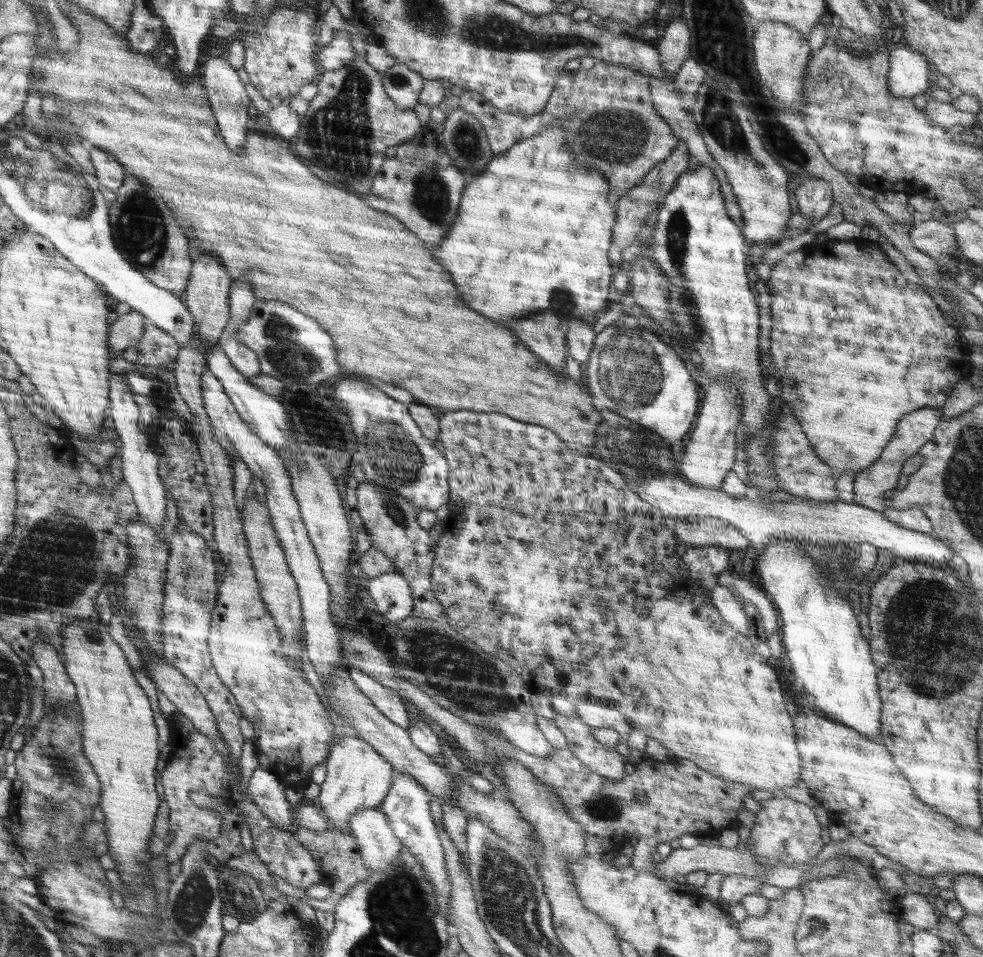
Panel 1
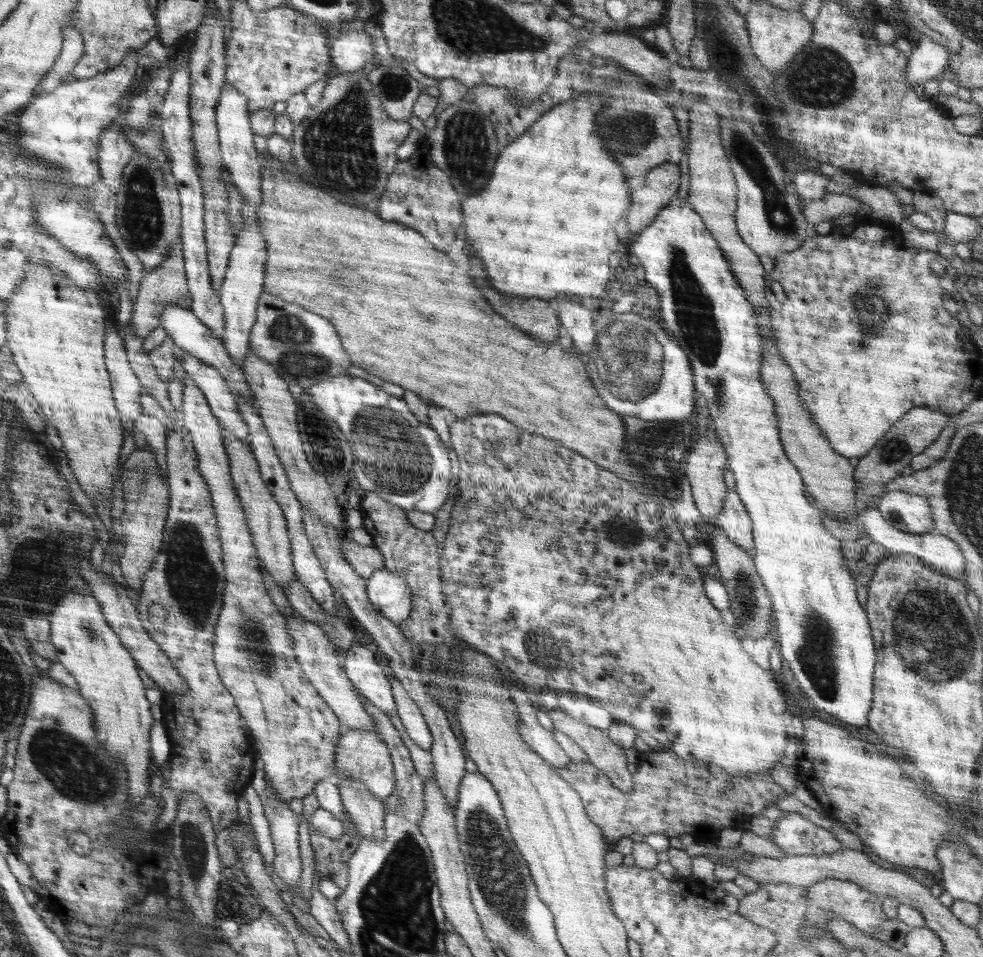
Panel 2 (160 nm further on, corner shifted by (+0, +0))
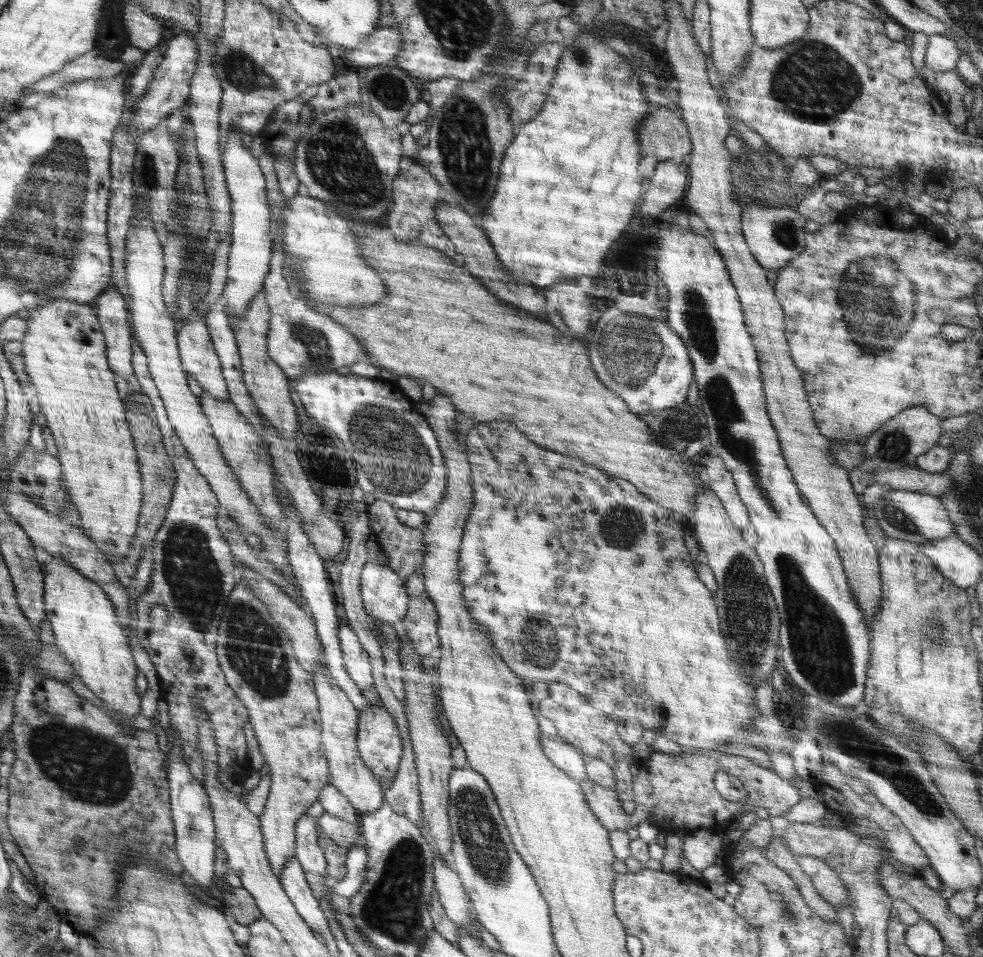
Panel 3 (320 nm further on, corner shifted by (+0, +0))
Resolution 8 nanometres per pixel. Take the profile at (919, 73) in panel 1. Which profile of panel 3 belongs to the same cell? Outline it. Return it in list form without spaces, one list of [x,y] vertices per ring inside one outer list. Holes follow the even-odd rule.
[[[929,35],[928,46],[925,54],[925,66],[937,72],[946,72],[956,68],[960,60],[960,54],[964,50],[955,40],[947,38],[946,35]]]

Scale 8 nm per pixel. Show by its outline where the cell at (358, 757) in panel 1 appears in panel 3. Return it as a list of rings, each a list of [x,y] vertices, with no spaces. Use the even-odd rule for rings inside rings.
[[[384,705],[364,709],[358,724],[359,753],[378,780],[394,780],[400,770],[403,742],[398,725]]]

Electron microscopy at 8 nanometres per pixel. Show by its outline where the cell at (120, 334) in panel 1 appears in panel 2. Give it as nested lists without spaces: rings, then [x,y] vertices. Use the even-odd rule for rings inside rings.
[[[178,240],[170,253],[166,255],[162,264],[158,265],[150,272],[146,272],[140,281],[139,293],[133,302],[133,312],[131,321],[131,329],[139,336],[146,337],[152,330],[160,324],[160,315],[164,311],[164,307],[171,302],[175,302],[180,307],[190,308],[193,296],[187,285],[187,276],[185,273],[185,260],[182,252],[182,242]]]

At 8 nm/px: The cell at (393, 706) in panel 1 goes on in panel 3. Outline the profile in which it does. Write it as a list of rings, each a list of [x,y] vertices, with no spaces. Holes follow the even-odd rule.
[[[349,623],[339,624],[338,640],[344,657],[344,669],[360,690],[374,687],[372,662],[365,652],[360,638]]]

